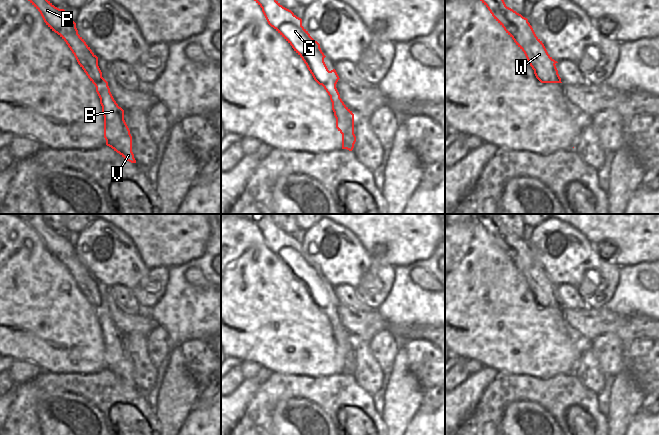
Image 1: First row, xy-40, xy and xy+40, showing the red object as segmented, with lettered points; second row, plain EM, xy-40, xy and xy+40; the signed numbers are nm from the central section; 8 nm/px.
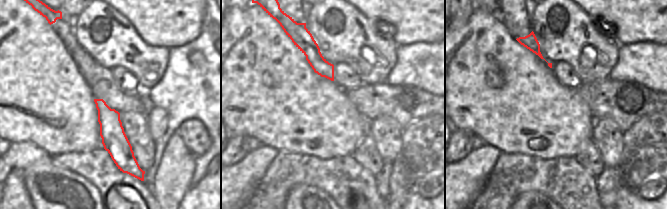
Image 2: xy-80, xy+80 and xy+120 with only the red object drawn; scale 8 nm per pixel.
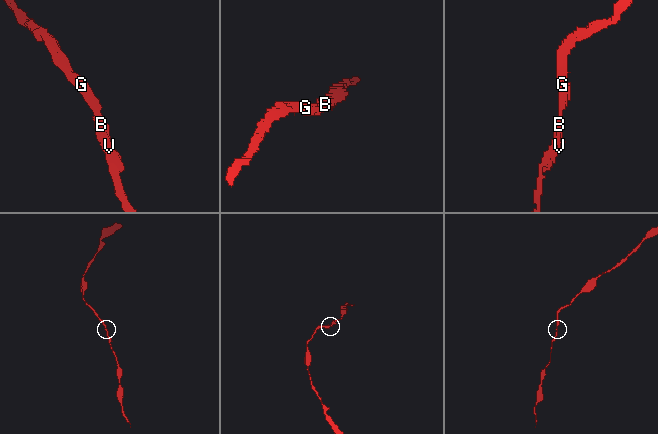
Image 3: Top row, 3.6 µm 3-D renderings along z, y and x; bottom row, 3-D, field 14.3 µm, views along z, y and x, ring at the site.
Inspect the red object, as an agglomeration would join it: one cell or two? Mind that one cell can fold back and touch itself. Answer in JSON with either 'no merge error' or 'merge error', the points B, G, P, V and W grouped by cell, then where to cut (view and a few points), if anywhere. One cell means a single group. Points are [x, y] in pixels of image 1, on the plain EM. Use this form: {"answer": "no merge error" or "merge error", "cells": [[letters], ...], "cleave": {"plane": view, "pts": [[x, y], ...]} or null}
{"answer": "no merge error", "cells": [["B", "G", "P", "V", "W"]], "cleave": null}

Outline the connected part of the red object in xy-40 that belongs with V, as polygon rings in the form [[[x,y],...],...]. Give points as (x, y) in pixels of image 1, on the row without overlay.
[[[42,214],[17,215],[40,236],[46,249],[66,266],[80,291],[95,309],[104,340],[106,369],[127,385],[136,387],[132,376],[132,360],[124,344],[124,334],[114,324],[108,306],[102,301],[98,281],[78,258],[76,247],[64,233],[55,231],[42,218]]]

